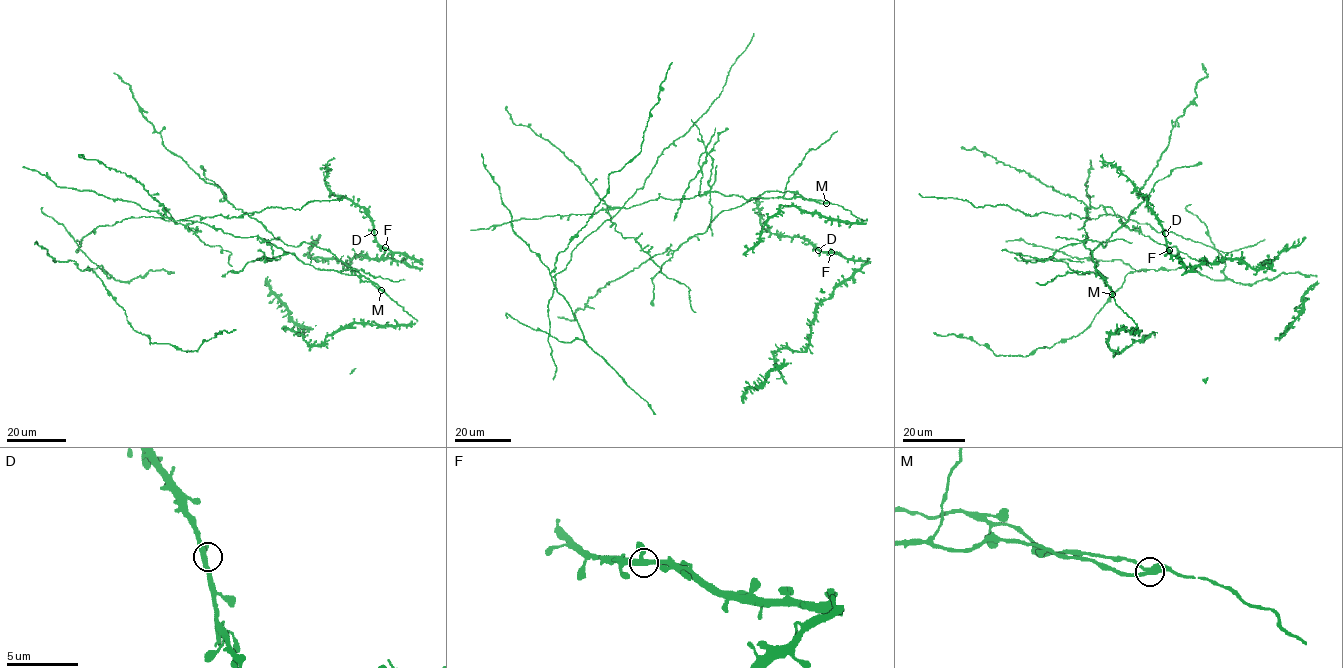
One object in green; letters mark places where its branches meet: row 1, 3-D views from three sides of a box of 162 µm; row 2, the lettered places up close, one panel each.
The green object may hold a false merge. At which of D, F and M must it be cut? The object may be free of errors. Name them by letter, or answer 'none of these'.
M

